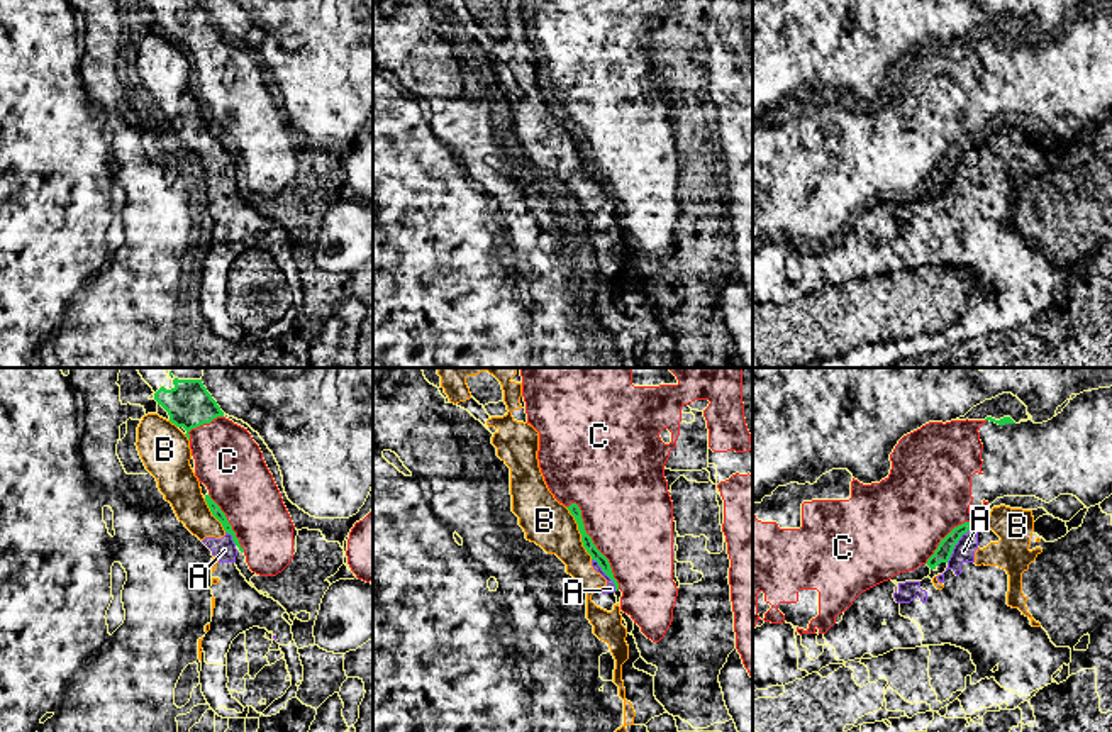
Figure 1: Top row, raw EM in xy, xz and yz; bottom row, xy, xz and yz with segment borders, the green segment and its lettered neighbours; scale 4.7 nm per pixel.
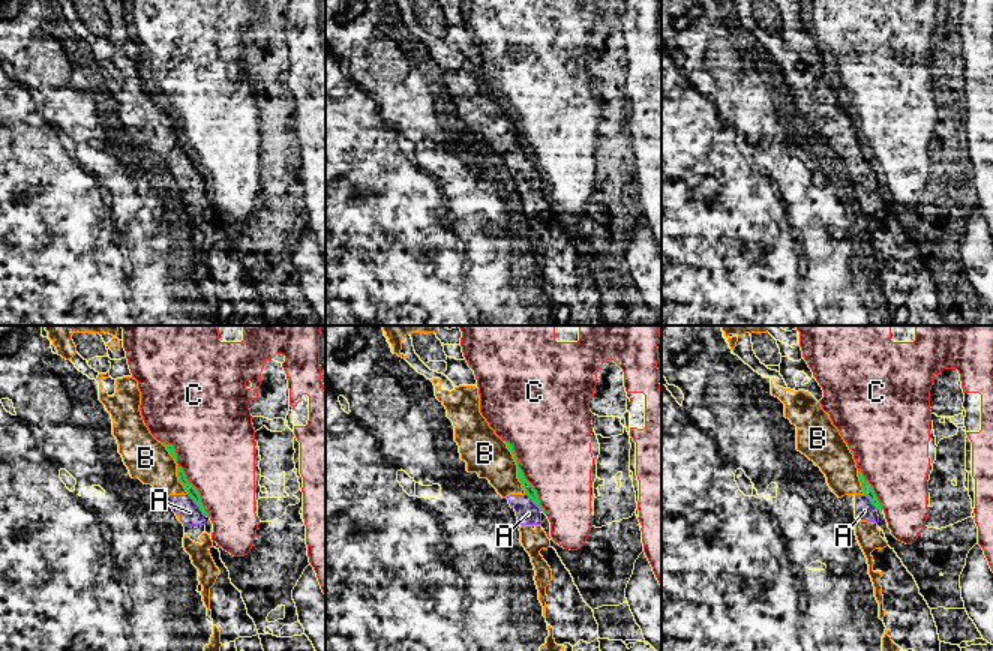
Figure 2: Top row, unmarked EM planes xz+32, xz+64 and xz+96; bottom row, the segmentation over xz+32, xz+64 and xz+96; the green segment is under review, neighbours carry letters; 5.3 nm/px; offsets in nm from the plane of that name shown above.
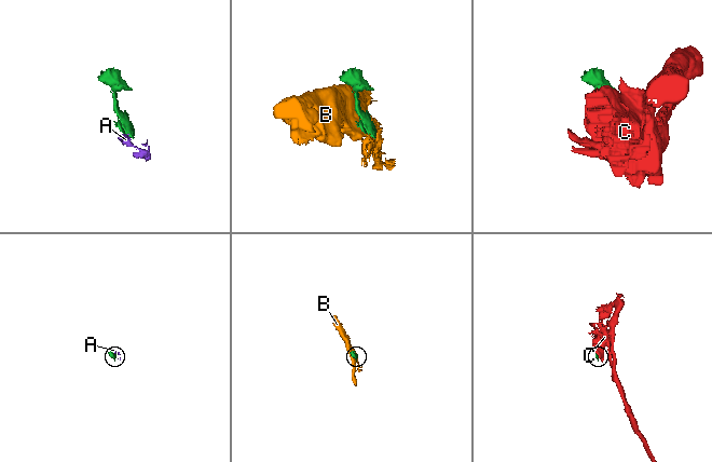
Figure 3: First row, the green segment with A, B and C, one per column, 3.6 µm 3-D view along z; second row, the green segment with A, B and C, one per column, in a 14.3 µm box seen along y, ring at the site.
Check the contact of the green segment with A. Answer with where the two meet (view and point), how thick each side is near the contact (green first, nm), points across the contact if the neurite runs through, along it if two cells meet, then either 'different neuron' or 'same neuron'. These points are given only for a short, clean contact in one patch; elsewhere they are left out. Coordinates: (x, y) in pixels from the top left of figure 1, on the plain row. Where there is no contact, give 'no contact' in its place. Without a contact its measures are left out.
contact yz (956, 163); calibres 80 and 100 nm; different neuron

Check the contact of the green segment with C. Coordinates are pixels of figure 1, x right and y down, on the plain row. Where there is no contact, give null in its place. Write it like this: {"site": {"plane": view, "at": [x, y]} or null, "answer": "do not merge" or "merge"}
{"site": {"plane": "xz", "at": [594, 165]}, "answer": "do not merge"}

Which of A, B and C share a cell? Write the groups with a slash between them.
A B / C

